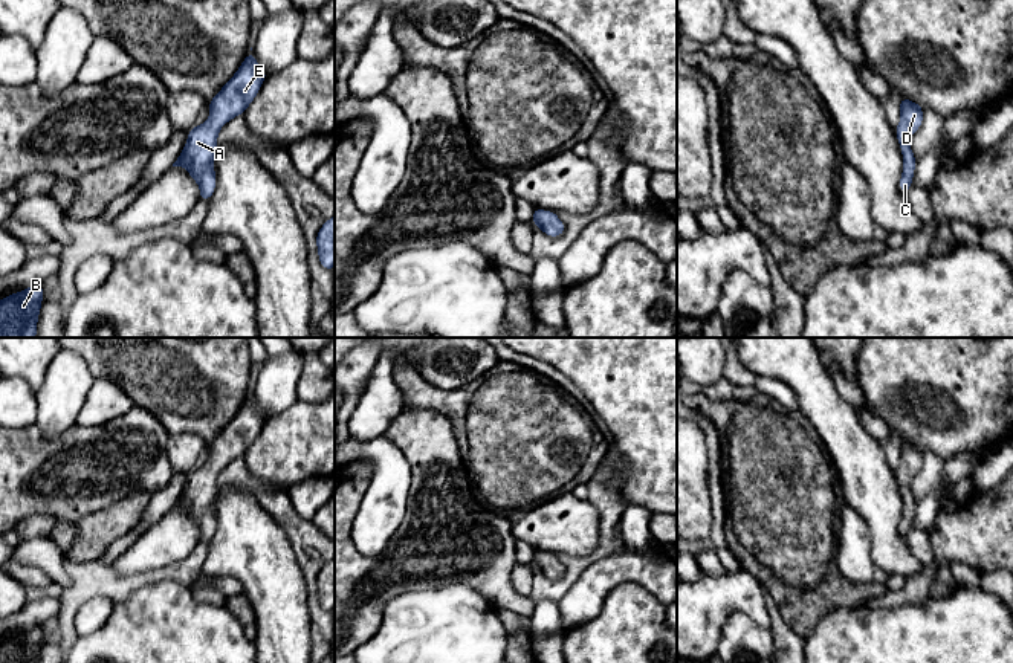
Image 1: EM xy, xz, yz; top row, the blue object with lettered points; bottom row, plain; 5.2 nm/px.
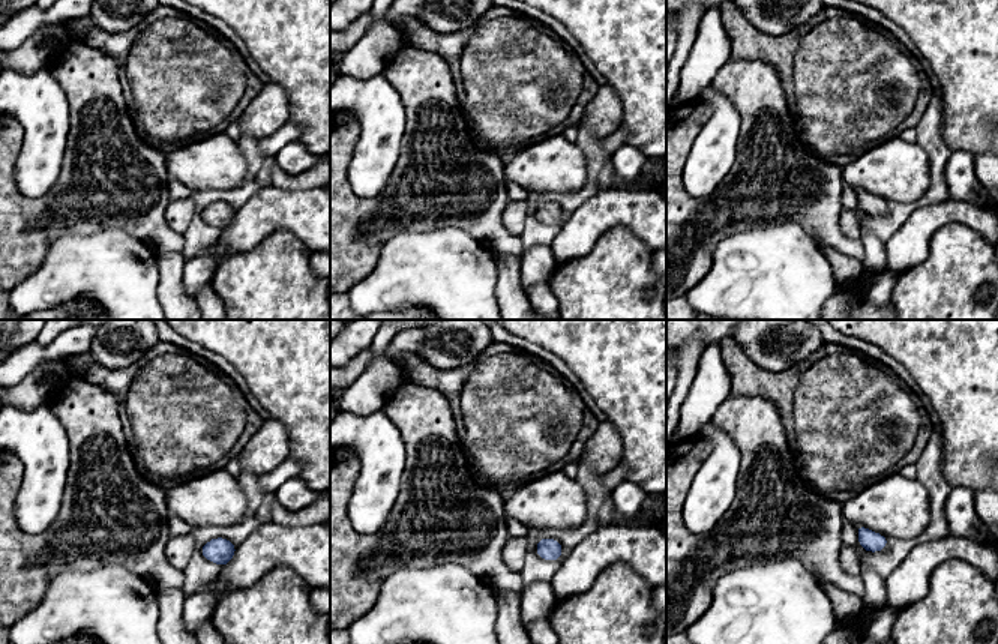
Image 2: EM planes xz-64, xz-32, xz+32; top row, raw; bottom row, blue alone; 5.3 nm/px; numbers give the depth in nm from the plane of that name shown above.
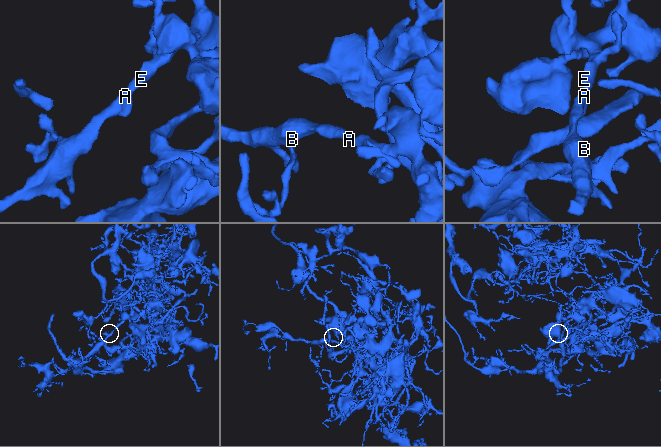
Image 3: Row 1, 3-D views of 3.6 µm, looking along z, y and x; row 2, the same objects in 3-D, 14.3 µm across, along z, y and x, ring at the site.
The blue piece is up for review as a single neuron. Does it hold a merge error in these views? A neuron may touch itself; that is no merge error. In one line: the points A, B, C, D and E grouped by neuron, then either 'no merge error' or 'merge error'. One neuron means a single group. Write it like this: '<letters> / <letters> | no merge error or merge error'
A B C D E | no merge error

